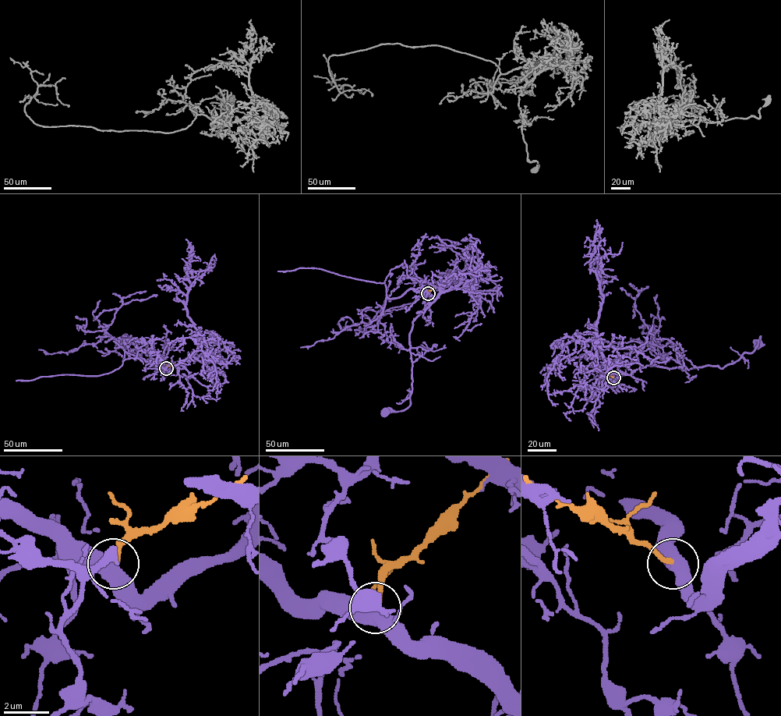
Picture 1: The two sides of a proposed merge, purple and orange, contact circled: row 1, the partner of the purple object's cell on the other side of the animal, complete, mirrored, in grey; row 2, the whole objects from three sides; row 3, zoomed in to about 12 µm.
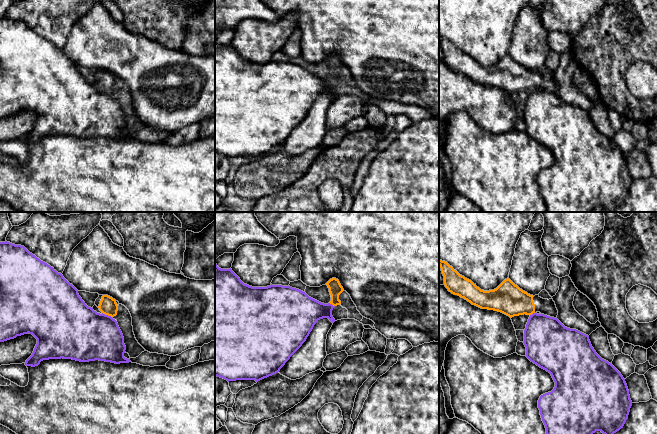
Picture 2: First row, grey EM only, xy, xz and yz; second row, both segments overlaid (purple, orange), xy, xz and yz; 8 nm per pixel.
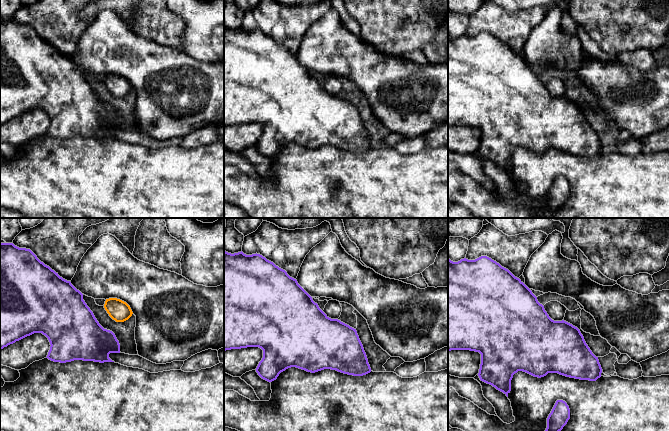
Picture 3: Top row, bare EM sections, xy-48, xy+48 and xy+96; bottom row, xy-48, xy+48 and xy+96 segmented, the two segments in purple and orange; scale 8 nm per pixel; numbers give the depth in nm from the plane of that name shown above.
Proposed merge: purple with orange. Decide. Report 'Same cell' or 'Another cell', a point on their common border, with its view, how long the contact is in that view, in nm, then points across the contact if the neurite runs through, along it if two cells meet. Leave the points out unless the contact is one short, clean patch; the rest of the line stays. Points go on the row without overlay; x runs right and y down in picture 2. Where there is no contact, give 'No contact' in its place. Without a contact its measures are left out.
Another cell. Touches purple at xy (107, 91). Shared border 90 nm. Boundary: xy (102, 88), (111, 93)

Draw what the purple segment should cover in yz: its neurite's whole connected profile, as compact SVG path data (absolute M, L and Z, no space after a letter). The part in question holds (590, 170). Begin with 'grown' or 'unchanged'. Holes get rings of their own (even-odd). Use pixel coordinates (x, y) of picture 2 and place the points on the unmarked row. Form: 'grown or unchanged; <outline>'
unchanged; M533 89L523 119L526 133L549 148L555 158L554 165L538 176L547 212L591 212L596 207L612 212L623 204L632 182L627 160L621 149L596 129L588 111L565 103L557 94Z

